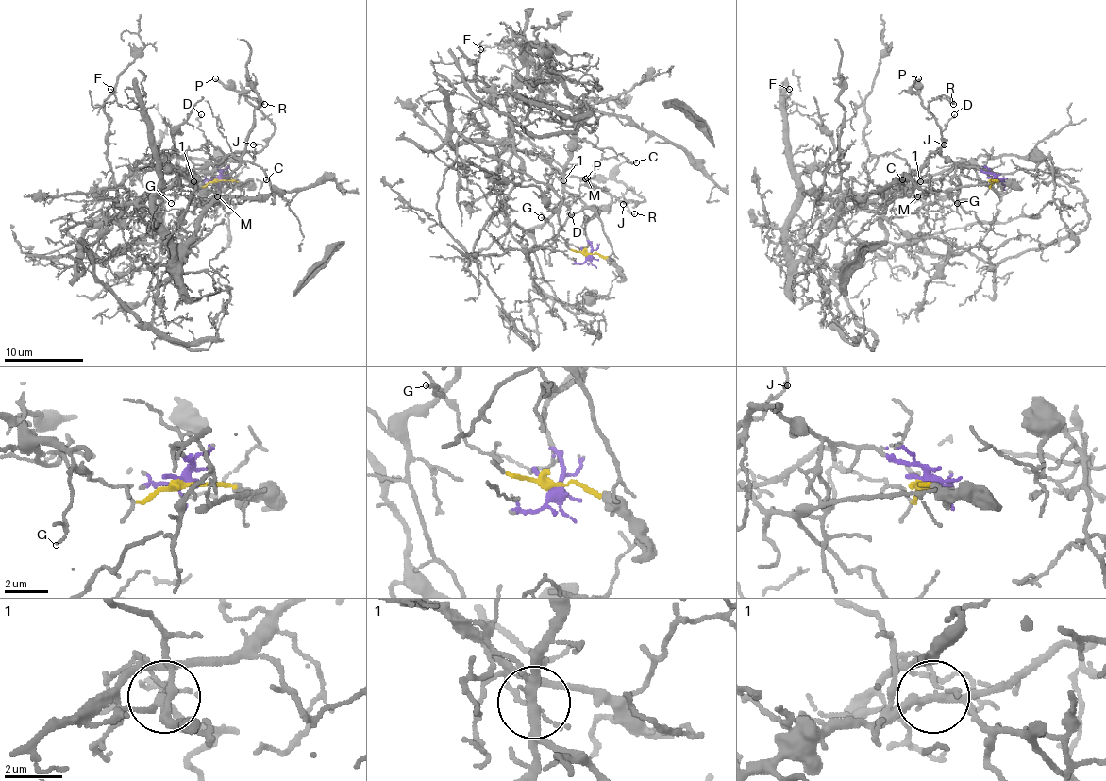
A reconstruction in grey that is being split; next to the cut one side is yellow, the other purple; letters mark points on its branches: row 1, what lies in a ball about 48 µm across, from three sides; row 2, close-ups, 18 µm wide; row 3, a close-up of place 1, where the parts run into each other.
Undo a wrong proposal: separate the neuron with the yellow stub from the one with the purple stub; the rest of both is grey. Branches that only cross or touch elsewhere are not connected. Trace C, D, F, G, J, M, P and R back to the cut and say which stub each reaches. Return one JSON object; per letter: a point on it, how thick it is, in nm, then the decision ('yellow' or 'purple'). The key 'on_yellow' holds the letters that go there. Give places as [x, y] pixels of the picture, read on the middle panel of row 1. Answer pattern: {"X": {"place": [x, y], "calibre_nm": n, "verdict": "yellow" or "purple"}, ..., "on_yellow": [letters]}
{"C": {"place": [636, 162], "calibre_nm": 100, "verdict": "yellow"}, "D": {"place": [571, 214], "calibre_nm": 110, "verdict": "purple"}, "F": {"place": [480, 49], "calibre_nm": 110, "verdict": "yellow"}, "G": {"place": [541, 217], "calibre_nm": 80, "verdict": "yellow"}, "J": {"place": [623, 204], "calibre_nm": 120, "verdict": "purple"}, "M": {"place": [587, 178], "calibre_nm": 130, "verdict": "purple"}, "P": {"place": [585, 178], "calibre_nm": 200, "verdict": "purple"}, "R": {"place": [634, 213], "calibre_nm": 130, "verdict": "purple"}, "on_yellow": ["C", "F", "G"]}

